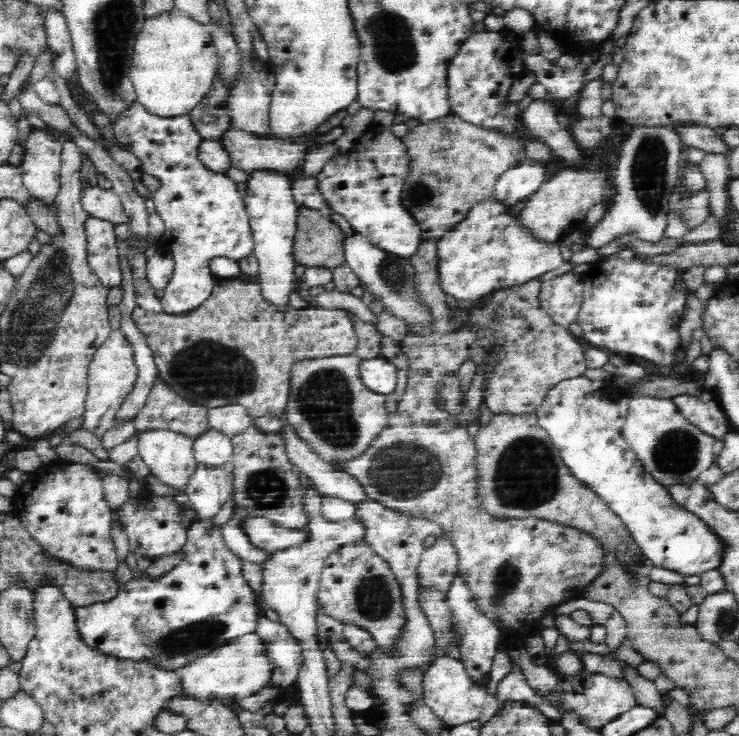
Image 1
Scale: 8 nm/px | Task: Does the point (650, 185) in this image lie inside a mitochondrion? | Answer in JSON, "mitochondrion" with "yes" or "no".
{"mitochondrion":"yes"}

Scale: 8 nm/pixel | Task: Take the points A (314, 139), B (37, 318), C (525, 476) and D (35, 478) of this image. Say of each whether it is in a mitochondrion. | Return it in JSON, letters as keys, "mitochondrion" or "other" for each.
{"A":"other","B":"mitochondrion","C":"mitochondrion","D":"other"}

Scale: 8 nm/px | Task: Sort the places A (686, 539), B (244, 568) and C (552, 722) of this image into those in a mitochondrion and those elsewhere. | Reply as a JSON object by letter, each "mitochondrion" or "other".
{"A":"other","B":"other","C":"other"}

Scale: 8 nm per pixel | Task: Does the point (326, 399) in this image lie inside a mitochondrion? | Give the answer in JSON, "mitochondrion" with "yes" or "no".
{"mitochondrion":"yes"}

